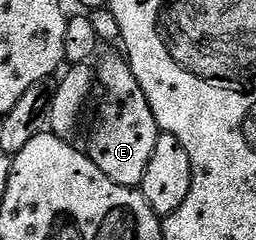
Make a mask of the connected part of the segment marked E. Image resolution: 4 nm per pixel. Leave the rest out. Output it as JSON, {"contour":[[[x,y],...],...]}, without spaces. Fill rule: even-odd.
{"contour":[[[119,57],[108,58],[100,67],[95,67],[100,111],[96,114],[92,135],[88,138],[86,153],[89,160],[98,164],[98,168],[102,168],[102,172],[114,180],[114,184],[136,188],[144,178],[146,164],[150,164],[150,156],[154,156],[154,144],[158,144],[158,136],[162,131],[154,120],[154,112],[150,112],[142,84],[134,80],[134,72],[128,66],[127,57]]]}

